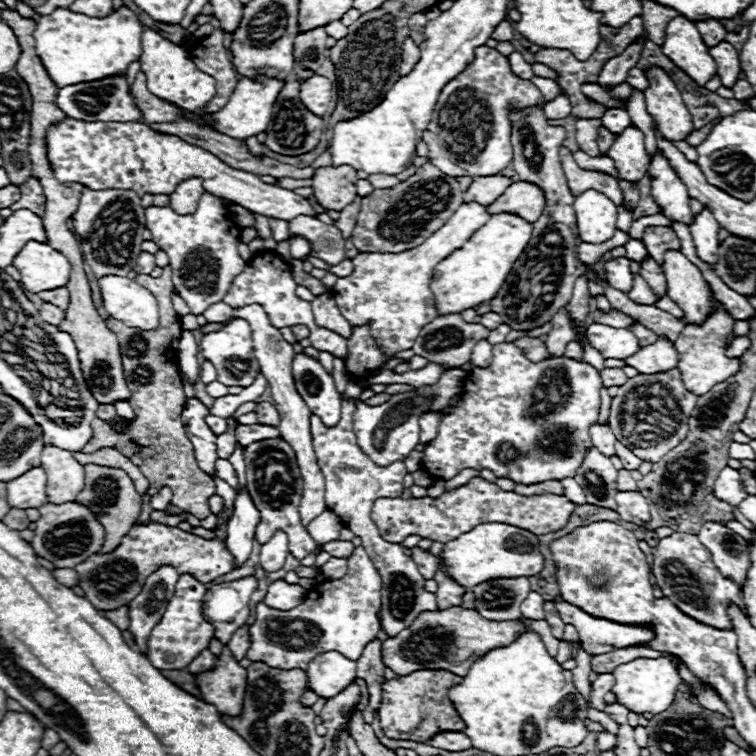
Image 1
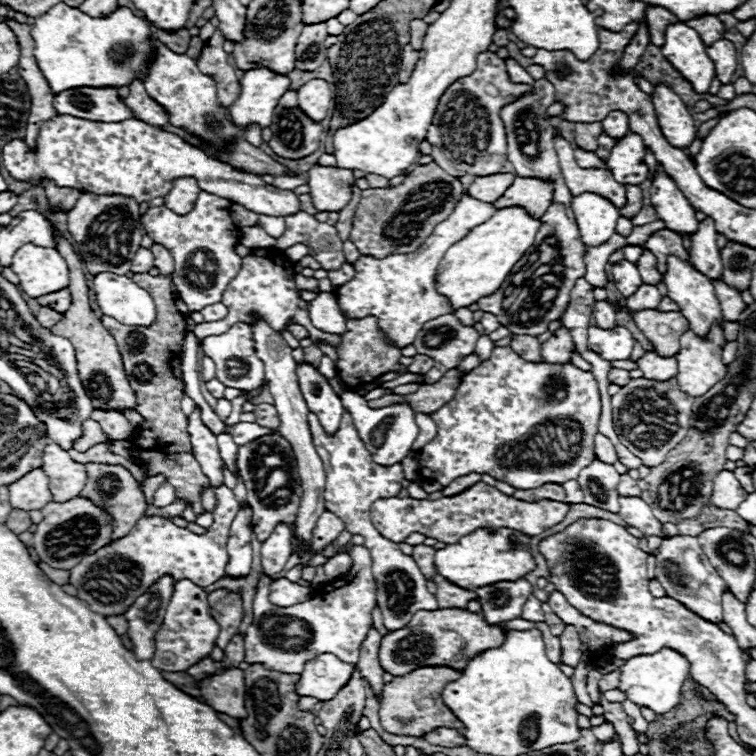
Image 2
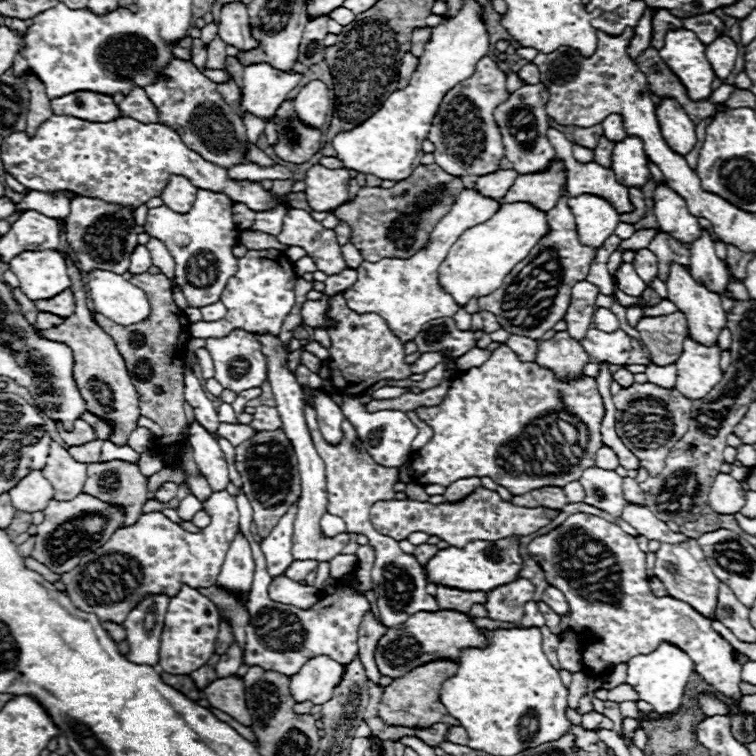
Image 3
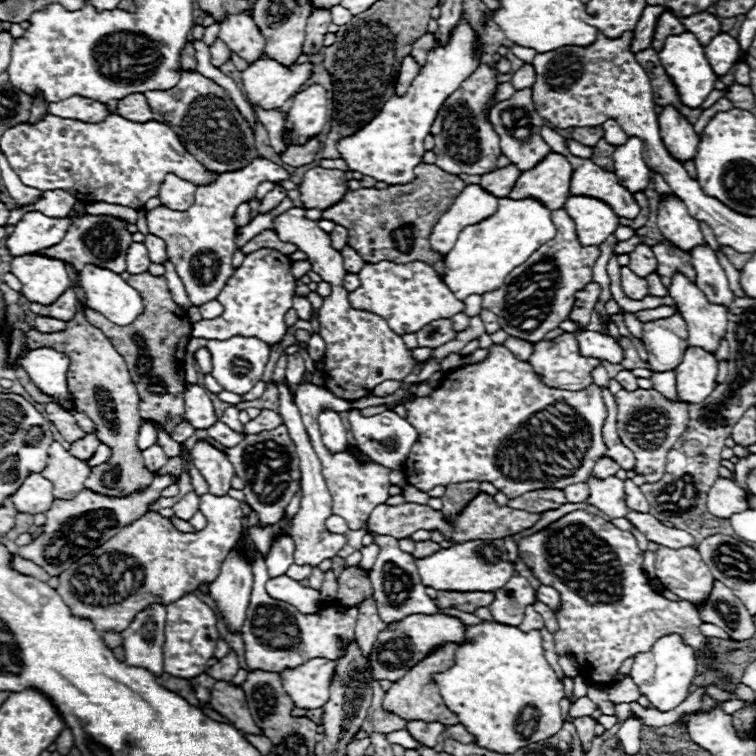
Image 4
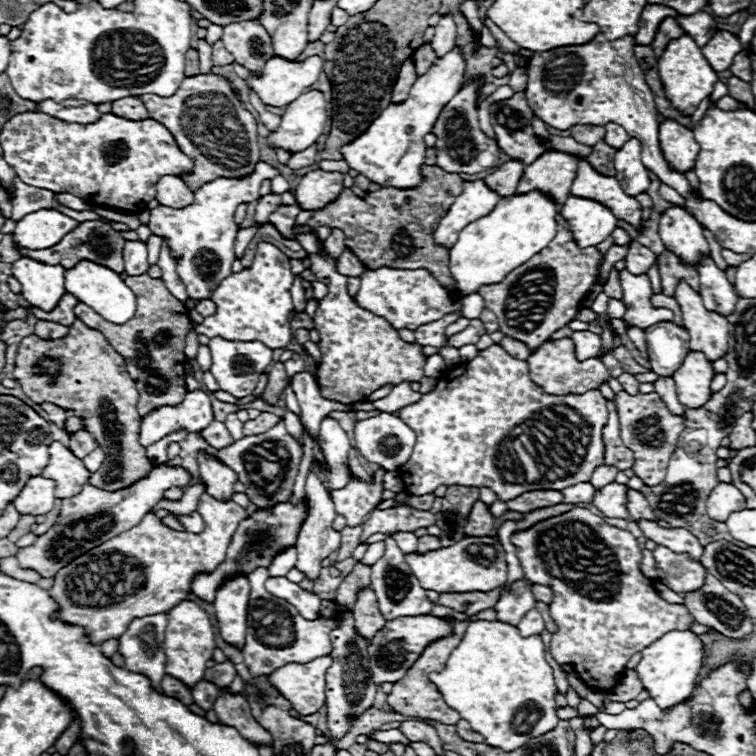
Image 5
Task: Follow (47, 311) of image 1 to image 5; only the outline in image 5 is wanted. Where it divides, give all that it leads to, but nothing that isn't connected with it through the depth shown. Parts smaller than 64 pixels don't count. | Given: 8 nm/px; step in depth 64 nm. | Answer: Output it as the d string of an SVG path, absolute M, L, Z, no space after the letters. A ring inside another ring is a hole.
M38 320L36 330L34 330L34 334L40 338L62 338L62 336L66 336L66 332L68 332L68 326L62 326L56 322L46 322L46 320Z

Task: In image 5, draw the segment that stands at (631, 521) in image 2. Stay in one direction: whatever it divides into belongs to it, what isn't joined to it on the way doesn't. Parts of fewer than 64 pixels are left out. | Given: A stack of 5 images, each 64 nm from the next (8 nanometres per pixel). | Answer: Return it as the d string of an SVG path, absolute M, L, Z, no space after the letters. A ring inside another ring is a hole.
M638 520L640 530L644 536L656 544L662 544L674 552L688 552L692 558L700 560L702 556L702 544L694 534L690 534L684 528L662 528L654 520Z

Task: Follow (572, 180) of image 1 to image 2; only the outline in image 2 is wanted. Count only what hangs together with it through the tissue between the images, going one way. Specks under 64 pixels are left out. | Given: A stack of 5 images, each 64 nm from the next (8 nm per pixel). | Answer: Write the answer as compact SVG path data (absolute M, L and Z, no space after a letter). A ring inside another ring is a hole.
M564 138L556 140L556 152L558 152L558 162L562 168L566 186L570 188L572 196L578 196L582 192L596 192L596 194L606 196L618 208L626 204L626 190L620 182L614 180L610 170L580 168L572 156L570 142Z

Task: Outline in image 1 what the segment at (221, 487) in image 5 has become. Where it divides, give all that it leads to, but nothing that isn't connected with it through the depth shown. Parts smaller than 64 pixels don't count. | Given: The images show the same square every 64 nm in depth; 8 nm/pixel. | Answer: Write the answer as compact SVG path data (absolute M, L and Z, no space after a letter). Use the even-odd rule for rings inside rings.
M188 398L186 408L182 410L182 424L184 424L186 436L194 446L194 456L198 466L206 474L212 474L216 472L214 462L218 460L218 456L216 456L216 434L206 424L208 412L210 410L198 398Z

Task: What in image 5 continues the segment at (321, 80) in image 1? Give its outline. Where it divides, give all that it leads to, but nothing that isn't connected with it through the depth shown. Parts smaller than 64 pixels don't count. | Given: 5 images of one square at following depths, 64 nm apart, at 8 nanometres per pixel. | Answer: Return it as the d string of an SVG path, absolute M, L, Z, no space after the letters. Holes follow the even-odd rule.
M308 90L288 104L282 114L282 124L276 132L270 132L272 146L296 152L312 146L324 132L326 100L320 90Z

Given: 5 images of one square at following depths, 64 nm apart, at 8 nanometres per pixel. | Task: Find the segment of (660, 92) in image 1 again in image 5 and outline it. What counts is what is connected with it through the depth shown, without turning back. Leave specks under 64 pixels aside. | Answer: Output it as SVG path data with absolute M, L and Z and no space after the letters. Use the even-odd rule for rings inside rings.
M674 118L660 120L660 146L666 160L680 172L694 168L698 156L698 142L690 128L678 124Z

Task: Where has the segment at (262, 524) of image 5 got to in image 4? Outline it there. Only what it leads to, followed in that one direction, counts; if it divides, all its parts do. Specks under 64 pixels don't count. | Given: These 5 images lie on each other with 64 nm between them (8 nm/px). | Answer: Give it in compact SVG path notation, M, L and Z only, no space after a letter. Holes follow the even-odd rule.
M280 522L274 524L272 528L260 528L260 526L250 528L250 538L252 538L252 542L256 544L256 548L258 548L264 556L266 556L268 548L270 548L270 542L272 542L272 538L274 538L274 534L276 534L278 528L280 528Z

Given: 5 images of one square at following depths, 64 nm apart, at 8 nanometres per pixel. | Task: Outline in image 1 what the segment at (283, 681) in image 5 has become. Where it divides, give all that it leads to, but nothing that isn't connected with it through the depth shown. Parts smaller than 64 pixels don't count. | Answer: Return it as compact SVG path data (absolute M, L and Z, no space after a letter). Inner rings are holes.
M324 652L308 664L306 674L310 690L322 698L334 698L354 682L356 662L338 652Z

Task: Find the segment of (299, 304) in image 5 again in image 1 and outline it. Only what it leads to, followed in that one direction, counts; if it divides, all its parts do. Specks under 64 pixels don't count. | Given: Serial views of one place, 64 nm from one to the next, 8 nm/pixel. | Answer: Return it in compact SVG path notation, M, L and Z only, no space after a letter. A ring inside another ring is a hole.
M320 294L312 300L312 314L314 314L314 320L318 326L338 332L344 338L350 338L352 326L346 322L346 318L342 318L342 314L330 294Z

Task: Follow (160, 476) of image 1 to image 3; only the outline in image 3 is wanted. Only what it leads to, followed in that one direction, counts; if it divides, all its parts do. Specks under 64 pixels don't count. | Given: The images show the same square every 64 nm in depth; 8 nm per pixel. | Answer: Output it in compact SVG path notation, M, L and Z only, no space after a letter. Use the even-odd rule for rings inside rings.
M134 274L130 278L138 288L148 294L152 304L152 314L148 320L138 322L134 326L118 326L110 322L110 318L102 314L92 314L94 320L110 334L116 342L118 352L122 354L126 368L130 370L130 378L140 398L140 414L154 420L162 428L162 440L156 444L160 458L166 466L174 466L180 460L180 452L184 446L182 430L188 420L184 416L184 348L190 338L190 322L186 314L172 300L172 286L164 274ZM76 420L74 432L64 432L64 430L60 430L60 434L62 434L62 438L64 438L64 442L66 442L68 446L84 446L84 444L88 444L88 442L92 442L92 440L98 440L94 428L92 428L88 422L84 422L84 420Z

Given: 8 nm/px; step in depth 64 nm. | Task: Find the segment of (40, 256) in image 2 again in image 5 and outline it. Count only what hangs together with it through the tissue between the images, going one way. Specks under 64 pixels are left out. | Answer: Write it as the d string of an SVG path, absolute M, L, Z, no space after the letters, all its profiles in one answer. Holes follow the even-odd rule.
M18 258L12 262L12 276L22 284L22 296L30 306L52 310L64 296L66 268L58 264L44 264L32 258Z

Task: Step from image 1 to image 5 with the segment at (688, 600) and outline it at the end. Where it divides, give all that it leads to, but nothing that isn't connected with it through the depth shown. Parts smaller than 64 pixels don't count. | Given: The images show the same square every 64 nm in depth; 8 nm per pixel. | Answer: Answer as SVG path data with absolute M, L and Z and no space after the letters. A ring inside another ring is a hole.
M666 546L654 550L658 580L678 594L688 594L704 586L706 568L698 560L690 560L688 554L676 554Z

